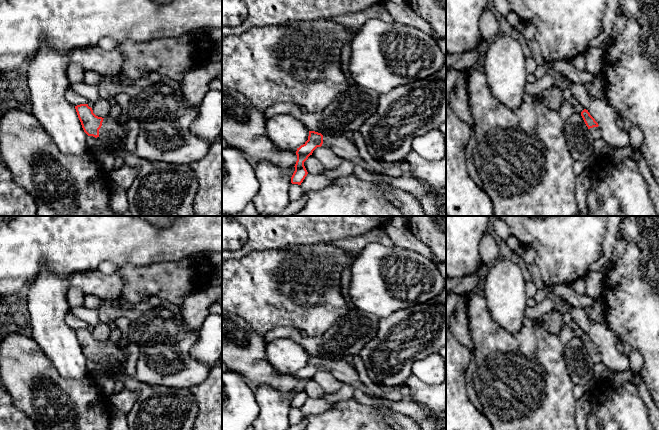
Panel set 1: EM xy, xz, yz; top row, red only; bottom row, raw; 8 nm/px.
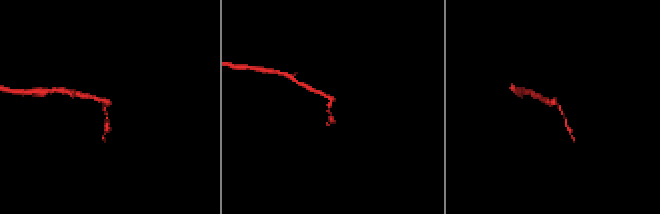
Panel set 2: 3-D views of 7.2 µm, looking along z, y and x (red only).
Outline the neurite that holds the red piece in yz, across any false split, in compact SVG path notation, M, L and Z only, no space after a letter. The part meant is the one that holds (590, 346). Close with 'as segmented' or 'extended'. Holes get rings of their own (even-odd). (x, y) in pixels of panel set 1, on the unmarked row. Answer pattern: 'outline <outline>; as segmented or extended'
outline M584 333L581 336L581 340L588 351L591 359L593 360L594 363L599 363L601 362L601 353L598 349L598 347L595 345L595 343L590 339L588 334Z; extended

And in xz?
outline M309 355L308 364L297 372L296 379L297 385L295 388L295 395L291 401L292 408L301 409L308 396L304 390L304 386L312 379L313 375L317 371L327 371L336 380L343 384L352 386L355 391L361 390L367 396L373 399L382 399L378 397L374 392L370 391L361 381L361 376L358 374L356 368L350 362L350 360L326 360L315 355Z; extended

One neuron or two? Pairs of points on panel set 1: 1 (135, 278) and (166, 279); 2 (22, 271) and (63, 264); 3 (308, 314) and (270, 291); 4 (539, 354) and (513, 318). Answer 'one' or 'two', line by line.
1: one
2: one
3: one
4: two

